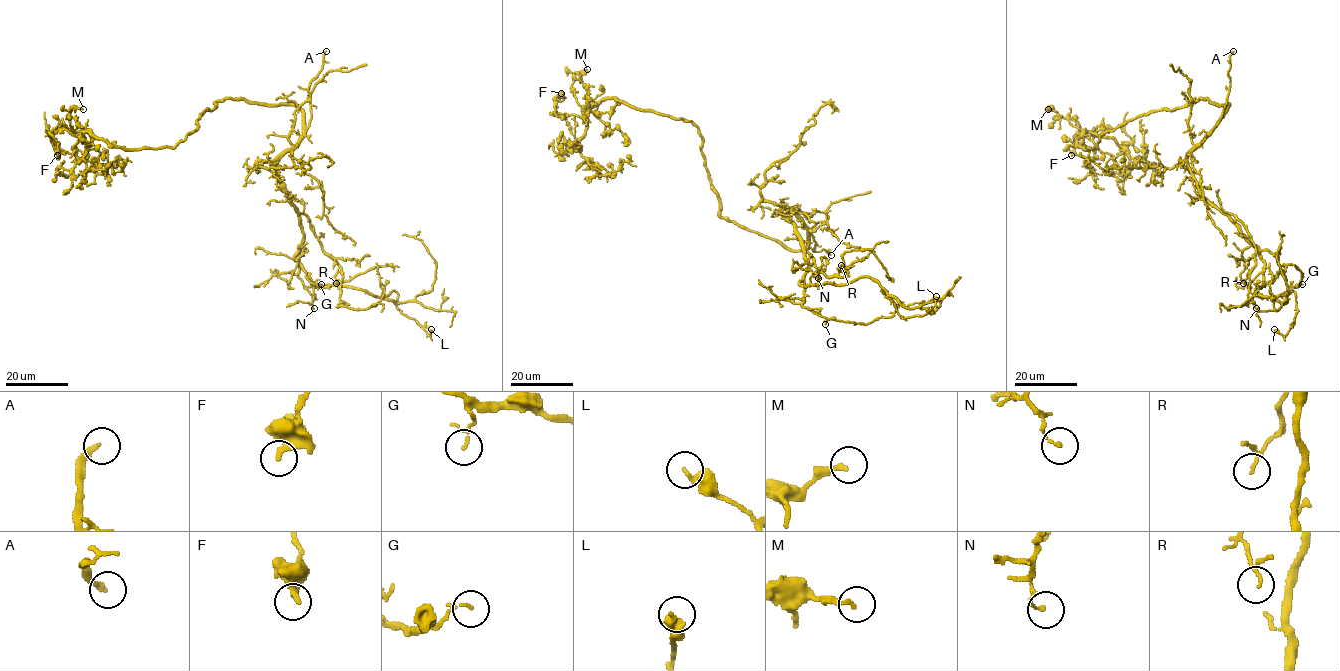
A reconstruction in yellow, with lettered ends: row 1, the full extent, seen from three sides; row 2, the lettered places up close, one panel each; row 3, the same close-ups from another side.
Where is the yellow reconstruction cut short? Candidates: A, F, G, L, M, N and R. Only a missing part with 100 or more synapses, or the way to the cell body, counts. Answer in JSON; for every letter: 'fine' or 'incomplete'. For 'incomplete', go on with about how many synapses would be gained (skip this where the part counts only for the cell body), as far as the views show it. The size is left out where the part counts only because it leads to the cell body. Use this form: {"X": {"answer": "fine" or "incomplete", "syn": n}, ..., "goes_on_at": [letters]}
{"A": {"answer": "incomplete"}, "F": {"answer": "fine"}, "G": {"answer": "fine"}, "L": {"answer": "fine"}, "M": {"answer": "fine"}, "N": {"answer": "fine"}, "R": {"answer": "fine"}, "goes_on_at": ["A"]}

